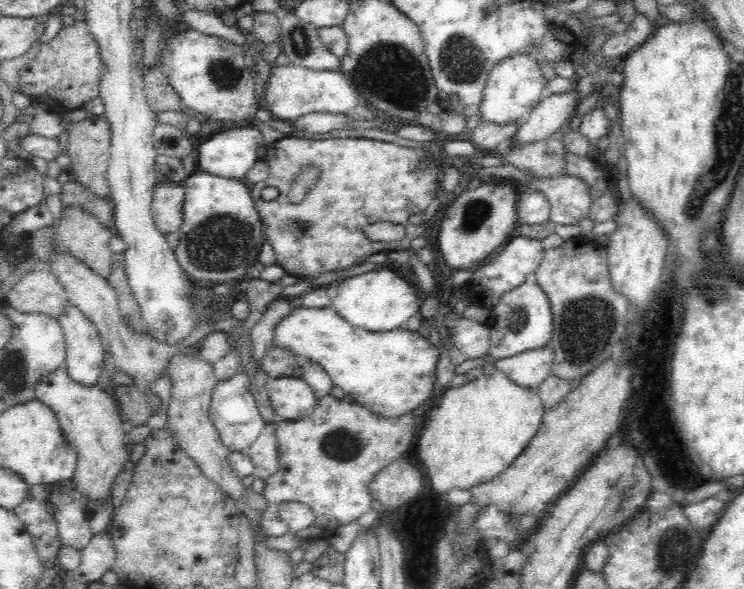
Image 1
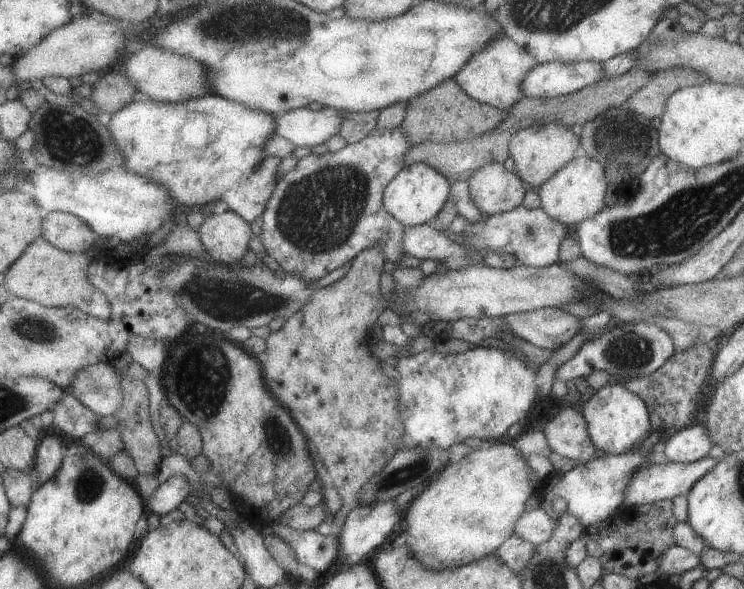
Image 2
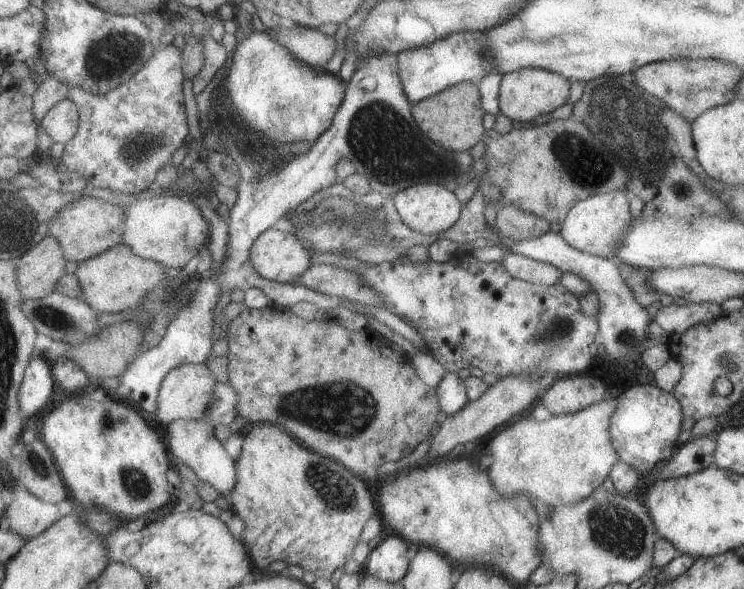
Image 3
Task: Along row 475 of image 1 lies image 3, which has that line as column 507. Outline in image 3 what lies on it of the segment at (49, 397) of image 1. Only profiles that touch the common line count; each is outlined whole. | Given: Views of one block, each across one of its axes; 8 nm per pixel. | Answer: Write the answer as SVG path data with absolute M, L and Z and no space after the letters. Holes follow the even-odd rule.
M521 68L521 70L507 73L501 79L498 94L499 109L511 121L531 122L537 116L553 112L567 104L571 83L572 81L561 76L561 73L551 72L545 68Z

